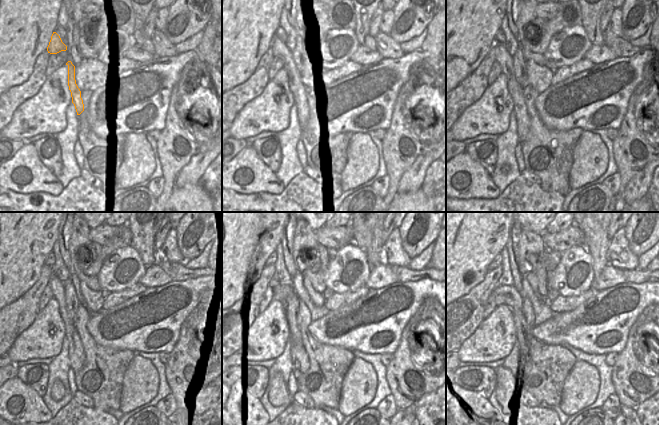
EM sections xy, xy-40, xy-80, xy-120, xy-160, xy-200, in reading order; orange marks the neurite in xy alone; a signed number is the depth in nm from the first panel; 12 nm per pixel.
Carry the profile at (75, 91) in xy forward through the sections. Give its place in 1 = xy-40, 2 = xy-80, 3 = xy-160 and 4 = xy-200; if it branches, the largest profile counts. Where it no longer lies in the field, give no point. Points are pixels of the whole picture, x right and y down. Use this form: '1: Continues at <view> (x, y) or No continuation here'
1: Continues at xy-40 (280, 50)
2: Continues at xy-80 (503, 58)
3: Continues at xy-160 (300, 360)
4: Continues at xy-200 (524, 365).

